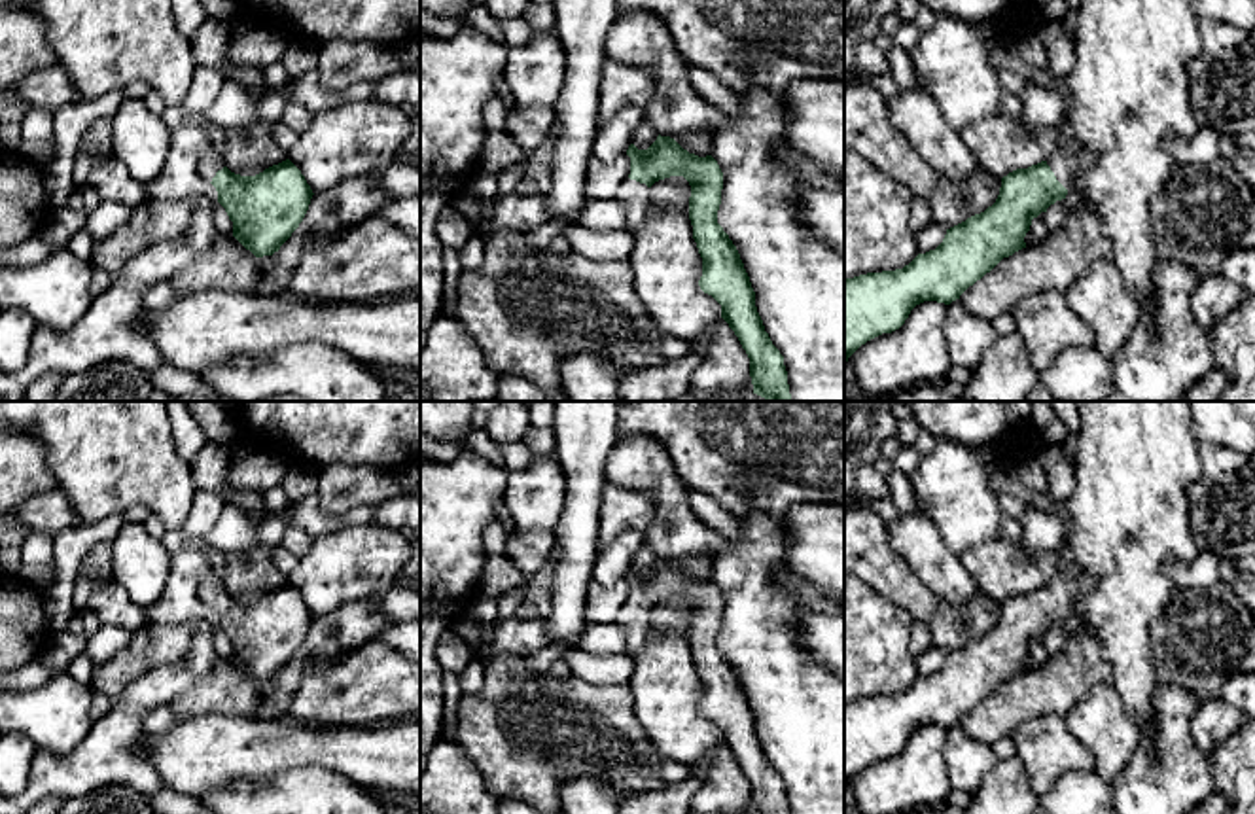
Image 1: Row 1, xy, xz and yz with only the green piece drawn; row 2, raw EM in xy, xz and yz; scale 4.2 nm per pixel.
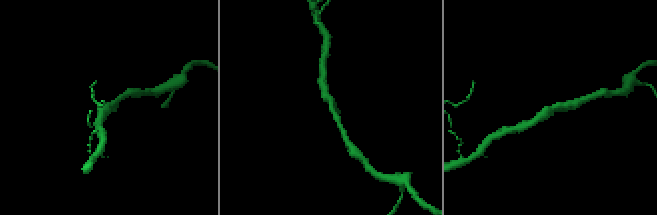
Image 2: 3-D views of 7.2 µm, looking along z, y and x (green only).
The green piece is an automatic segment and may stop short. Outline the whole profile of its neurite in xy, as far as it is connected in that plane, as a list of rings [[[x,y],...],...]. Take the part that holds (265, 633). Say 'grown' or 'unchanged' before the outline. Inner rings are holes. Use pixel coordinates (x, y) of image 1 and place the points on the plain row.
grown; [[[210,572],[199,585],[199,598],[216,611],[218,627],[233,646],[233,661],[256,681],[280,674],[314,619],[290,583],[256,600],[240,600],[225,591],[221,575]]]

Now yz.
grown; [[[1081,566],[1056,570],[1051,579],[1028,593],[1016,593],[1001,602],[996,627],[984,636],[946,653],[943,666],[926,678],[918,678],[909,689],[895,695],[867,697],[844,704],[844,784],[867,765],[899,753],[910,734],[924,725],[950,729],[990,697],[1003,681],[1026,672],[1024,661],[1032,644],[1047,636],[1051,628],[1066,623],[1075,602],[1094,587],[1094,577]]]

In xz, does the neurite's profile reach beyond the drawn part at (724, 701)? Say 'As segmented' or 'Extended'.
Extended

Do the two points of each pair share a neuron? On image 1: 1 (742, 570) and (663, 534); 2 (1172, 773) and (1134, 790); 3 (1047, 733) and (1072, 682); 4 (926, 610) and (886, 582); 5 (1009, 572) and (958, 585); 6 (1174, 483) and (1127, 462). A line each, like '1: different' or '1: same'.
1: different
2: same
3: different
4: same
5: different
6: same

